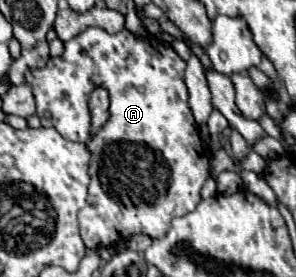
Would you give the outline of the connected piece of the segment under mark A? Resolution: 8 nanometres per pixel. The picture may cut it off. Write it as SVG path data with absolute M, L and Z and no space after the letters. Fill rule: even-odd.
M86 28L82 34L74 36L72 40L68 40L66 44L66 50L62 56L58 58L50 58L46 62L46 66L42 68L32 68L24 74L26 82L30 84L32 88L32 94L34 94L34 100L36 100L36 116L40 118L42 126L54 126L64 138L68 140L78 140L78 142L86 142L90 152L92 152L92 160L90 160L90 186L88 186L88 200L86 200L86 206L78 212L78 222L80 222L80 234L82 234L82 240L86 244L86 248L90 250L96 250L100 246L122 246L130 236L134 234L148 234L150 238L162 238L168 228L170 228L170 222L176 218L176 216L184 216L188 212L192 212L196 208L196 204L202 200L200 196L200 190L204 186L204 182L210 178L210 160L208 160L208 154L204 150L204 144L202 144L202 138L196 130L196 122L194 122L194 116L190 112L190 106L188 106L188 90L186 90L186 84L184 84L184 70L186 70L186 62L172 50L172 46L168 46L166 42L160 42L156 38L142 38L142 36L136 36L128 30L122 30L118 34L108 34L104 28ZM96 86L106 86L112 94L112 102L110 102L110 120L108 124L102 128L102 132L98 132L96 136L90 136L90 110L88 110L88 94L96 88Z

